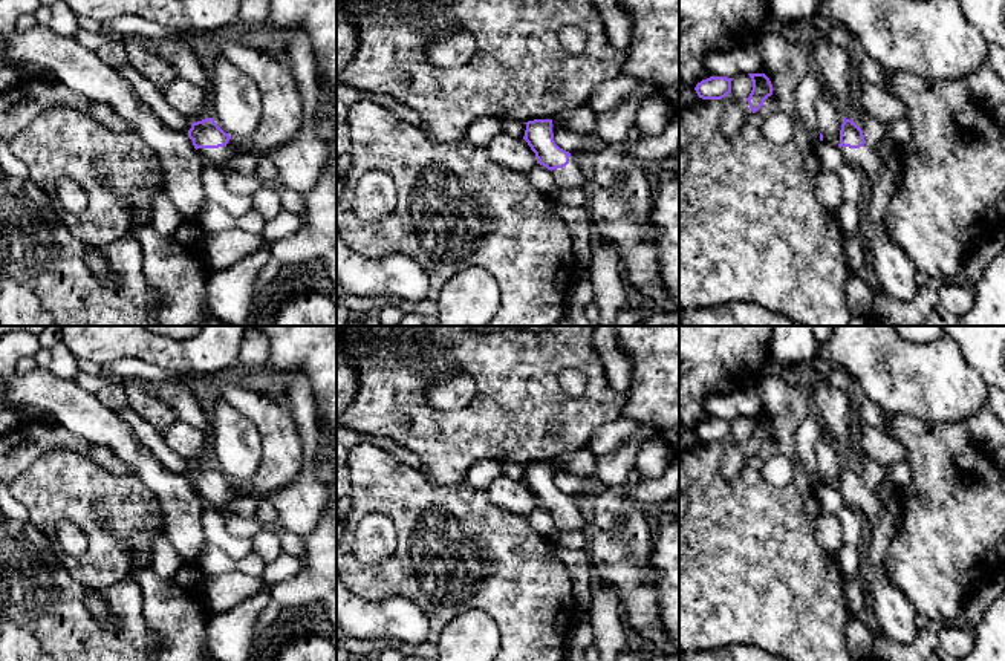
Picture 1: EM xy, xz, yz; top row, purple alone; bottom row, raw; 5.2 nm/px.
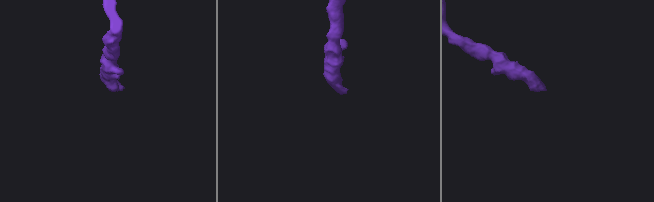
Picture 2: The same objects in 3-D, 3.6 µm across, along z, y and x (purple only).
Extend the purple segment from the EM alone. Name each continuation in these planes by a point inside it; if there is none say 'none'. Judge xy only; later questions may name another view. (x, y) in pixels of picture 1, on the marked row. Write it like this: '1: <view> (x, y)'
1: xy (219, 156)

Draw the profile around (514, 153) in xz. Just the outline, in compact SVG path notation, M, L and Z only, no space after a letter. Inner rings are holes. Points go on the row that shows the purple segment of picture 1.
M500 132L483 147L488 158L508 170L528 173L535 164L535 153L522 138Z

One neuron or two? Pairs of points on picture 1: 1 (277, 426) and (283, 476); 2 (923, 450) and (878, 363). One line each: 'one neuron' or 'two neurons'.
1: one neuron
2: two neurons

